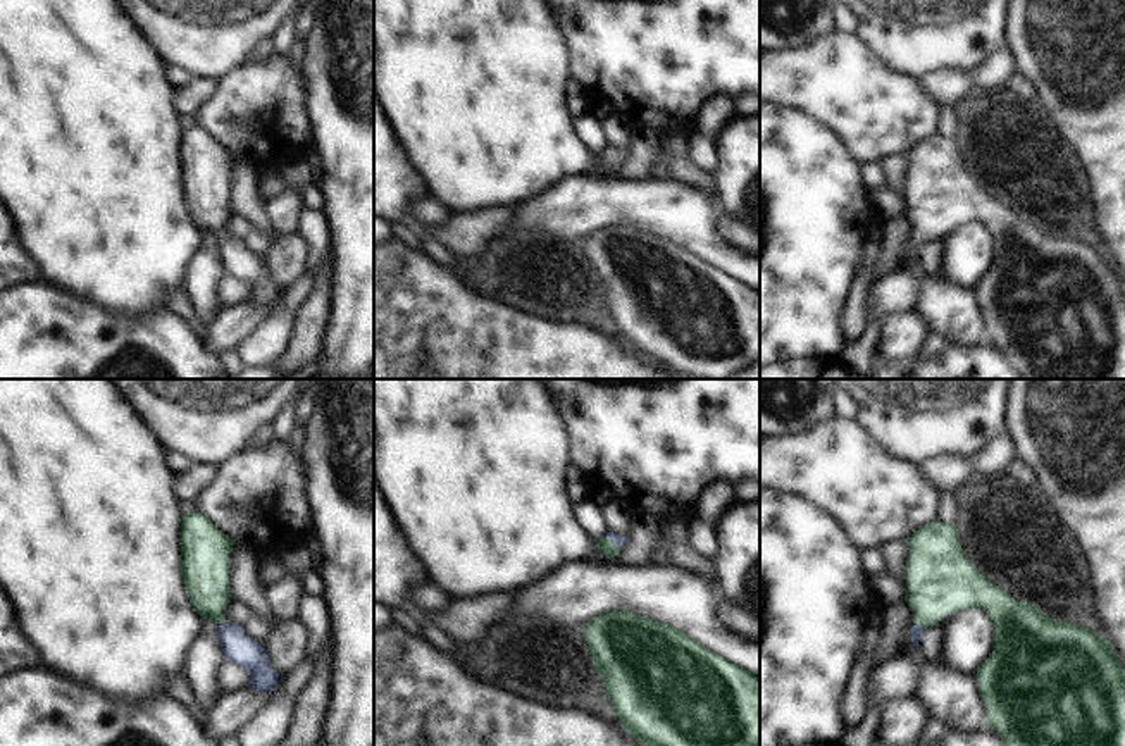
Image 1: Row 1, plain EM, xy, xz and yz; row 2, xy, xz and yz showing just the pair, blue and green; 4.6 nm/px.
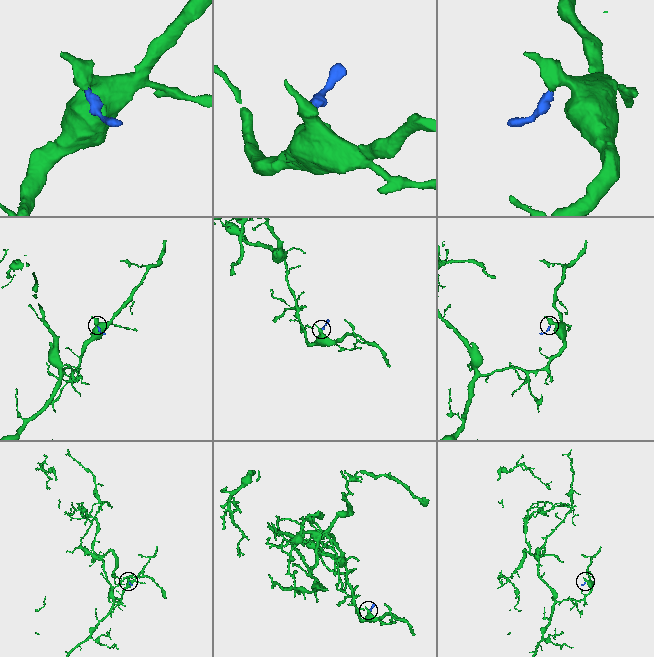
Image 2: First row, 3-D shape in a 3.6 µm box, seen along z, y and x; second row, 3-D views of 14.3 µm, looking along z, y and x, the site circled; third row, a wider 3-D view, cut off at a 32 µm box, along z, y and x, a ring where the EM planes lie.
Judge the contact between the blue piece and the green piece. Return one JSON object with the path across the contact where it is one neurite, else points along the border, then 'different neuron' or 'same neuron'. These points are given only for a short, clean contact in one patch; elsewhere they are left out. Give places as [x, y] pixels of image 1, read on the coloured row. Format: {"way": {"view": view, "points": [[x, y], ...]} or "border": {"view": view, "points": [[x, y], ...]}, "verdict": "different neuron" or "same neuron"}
{"way": {"view": "xz", "points": [[619, 540], [612, 541], [605, 545]]}, "verdict": "same neuron"}

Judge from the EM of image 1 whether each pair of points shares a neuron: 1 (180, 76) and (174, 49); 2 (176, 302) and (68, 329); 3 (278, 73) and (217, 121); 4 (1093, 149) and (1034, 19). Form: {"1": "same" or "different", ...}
{"1": "different", "2": "different", "3": "same", "4": "same"}

